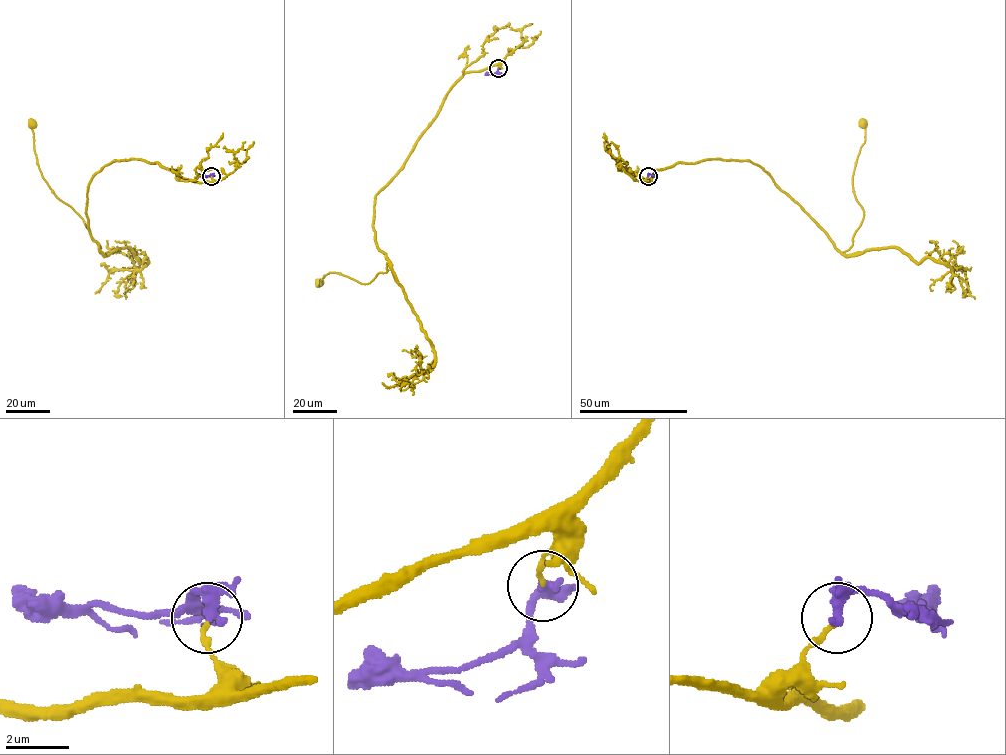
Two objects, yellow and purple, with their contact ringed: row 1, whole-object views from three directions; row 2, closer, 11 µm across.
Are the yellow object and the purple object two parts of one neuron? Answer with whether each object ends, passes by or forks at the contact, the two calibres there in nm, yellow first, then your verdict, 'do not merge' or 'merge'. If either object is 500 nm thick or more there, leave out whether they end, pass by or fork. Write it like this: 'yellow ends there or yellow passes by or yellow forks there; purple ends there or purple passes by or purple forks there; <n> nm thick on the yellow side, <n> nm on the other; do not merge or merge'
yellow ends there; purple passes by; 160 nm thick on the yellow side, 320 nm on the other; do not merge

